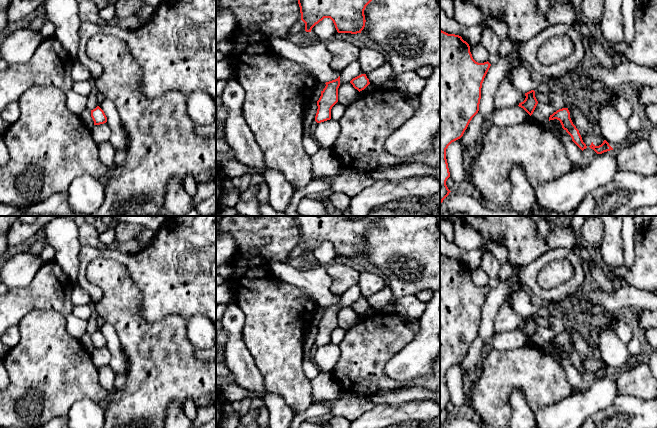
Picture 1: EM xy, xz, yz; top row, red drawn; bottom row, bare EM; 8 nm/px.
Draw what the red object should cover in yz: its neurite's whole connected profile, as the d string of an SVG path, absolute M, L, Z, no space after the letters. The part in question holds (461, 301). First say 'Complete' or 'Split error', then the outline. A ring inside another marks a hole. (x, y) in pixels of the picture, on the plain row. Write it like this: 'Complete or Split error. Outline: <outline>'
Complete. Outline: M440 253L440 428L451 416L446 405L450 401L446 383L448 370L460 363L479 335L481 312L491 288L476 286L469 268L461 260Z

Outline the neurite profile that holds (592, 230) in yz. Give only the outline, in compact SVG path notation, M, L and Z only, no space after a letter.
M597 216L586 218L579 233L585 240L585 243L599 251L604 234L604 226L600 218Z

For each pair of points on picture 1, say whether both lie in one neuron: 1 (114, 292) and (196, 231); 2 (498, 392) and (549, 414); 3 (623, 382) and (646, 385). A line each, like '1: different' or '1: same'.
1: different
2: different
3: same

